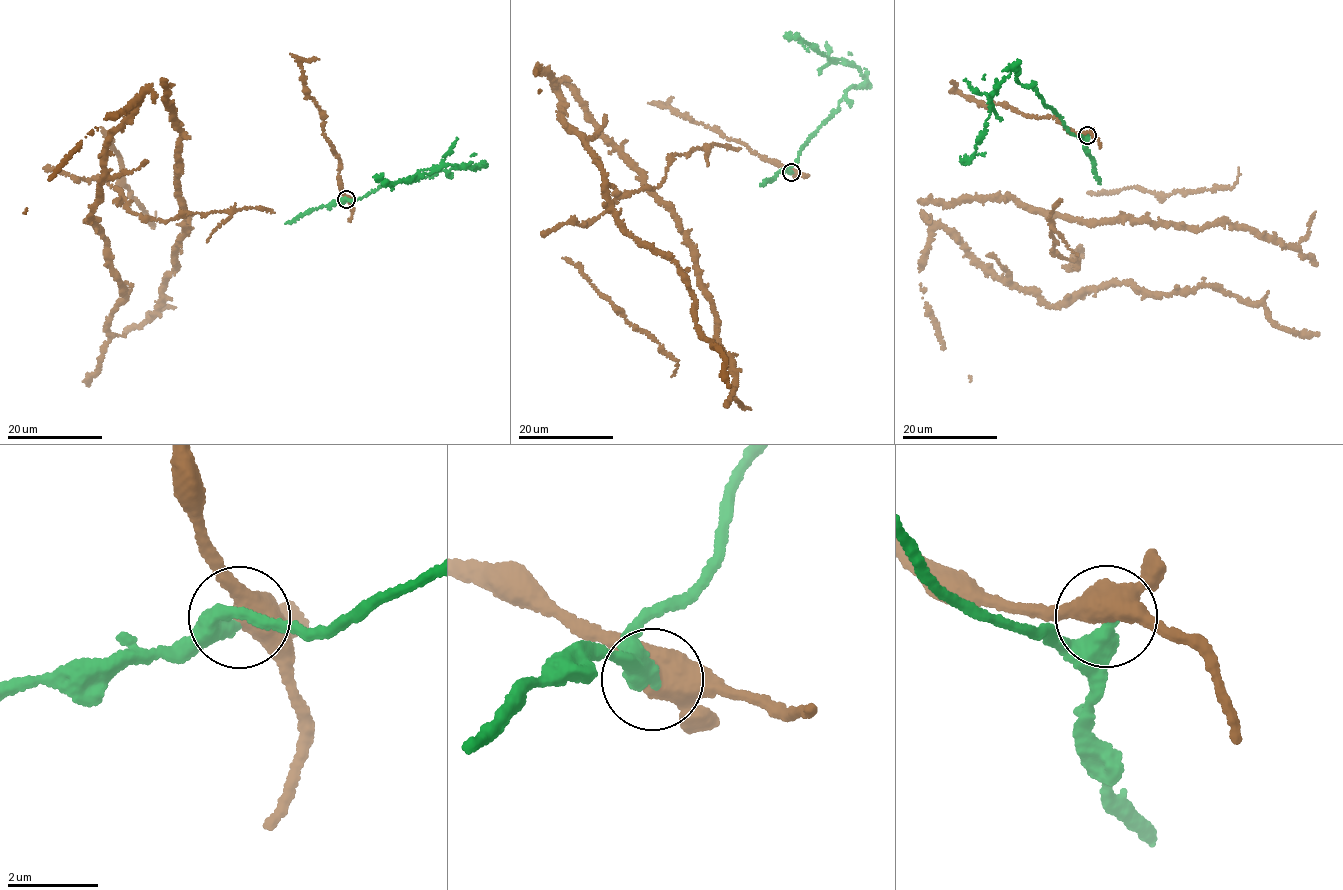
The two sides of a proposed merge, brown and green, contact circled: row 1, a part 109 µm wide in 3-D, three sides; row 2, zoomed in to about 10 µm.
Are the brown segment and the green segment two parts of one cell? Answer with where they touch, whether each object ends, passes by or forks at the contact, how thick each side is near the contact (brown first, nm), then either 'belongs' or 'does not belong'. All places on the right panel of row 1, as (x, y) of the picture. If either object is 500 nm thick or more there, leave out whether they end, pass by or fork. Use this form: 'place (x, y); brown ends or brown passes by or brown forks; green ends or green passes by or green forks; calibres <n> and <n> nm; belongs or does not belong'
place (1087, 135); brown forks; green ends; calibres 440 and 440 nm; does not belong

